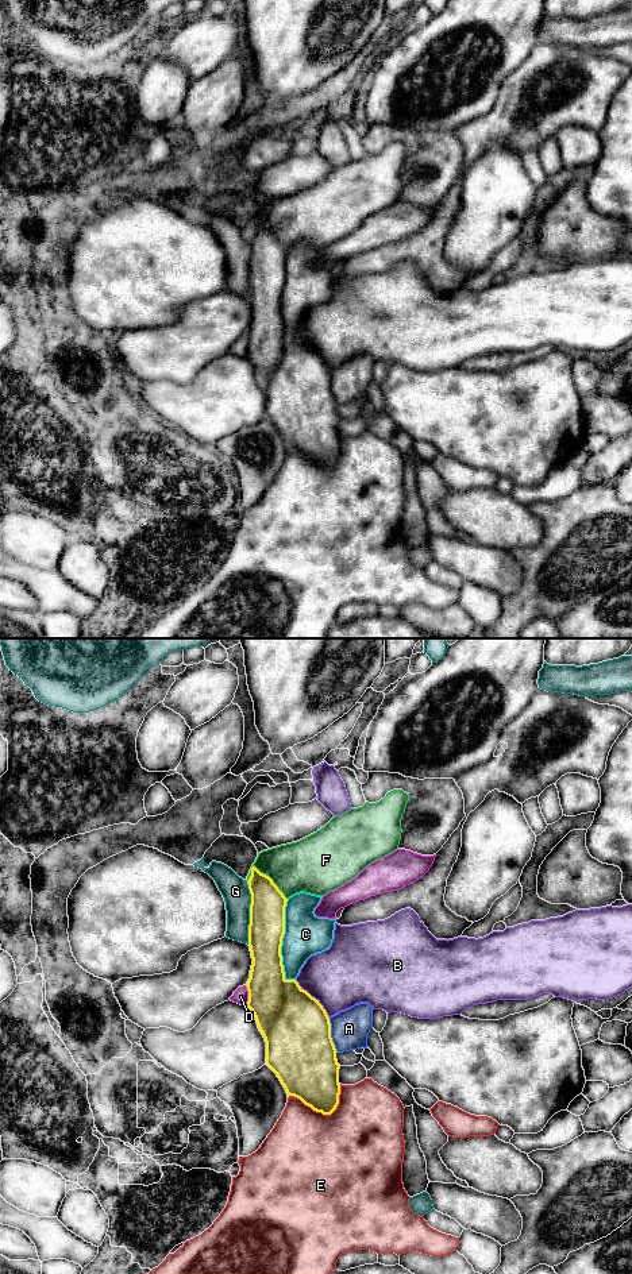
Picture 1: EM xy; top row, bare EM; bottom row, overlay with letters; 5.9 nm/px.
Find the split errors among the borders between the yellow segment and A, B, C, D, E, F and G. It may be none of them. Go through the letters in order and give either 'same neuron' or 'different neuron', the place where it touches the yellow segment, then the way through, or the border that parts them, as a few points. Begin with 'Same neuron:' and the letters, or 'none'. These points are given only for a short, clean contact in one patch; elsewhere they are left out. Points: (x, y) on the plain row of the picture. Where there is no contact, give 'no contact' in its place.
Same neuron: C
A: different neuron; meets yellow in xy at (330, 388)
B: different neuron; meets yellow in xy at (315, 351)
C: same neuron; meets yellow in xy at (281, 296)
D: different neuron; meets yellow in xy at (249, 347)
E: different neuron; meets yellow in xy at (323, 466)
F: different neuron; meets yellow in xy at (272, 232)
G: different neuron; meets yellow in xy at (250, 265)

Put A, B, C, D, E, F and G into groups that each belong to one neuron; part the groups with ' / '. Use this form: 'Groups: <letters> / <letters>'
Groups: A / B / C / D / E / F / G

